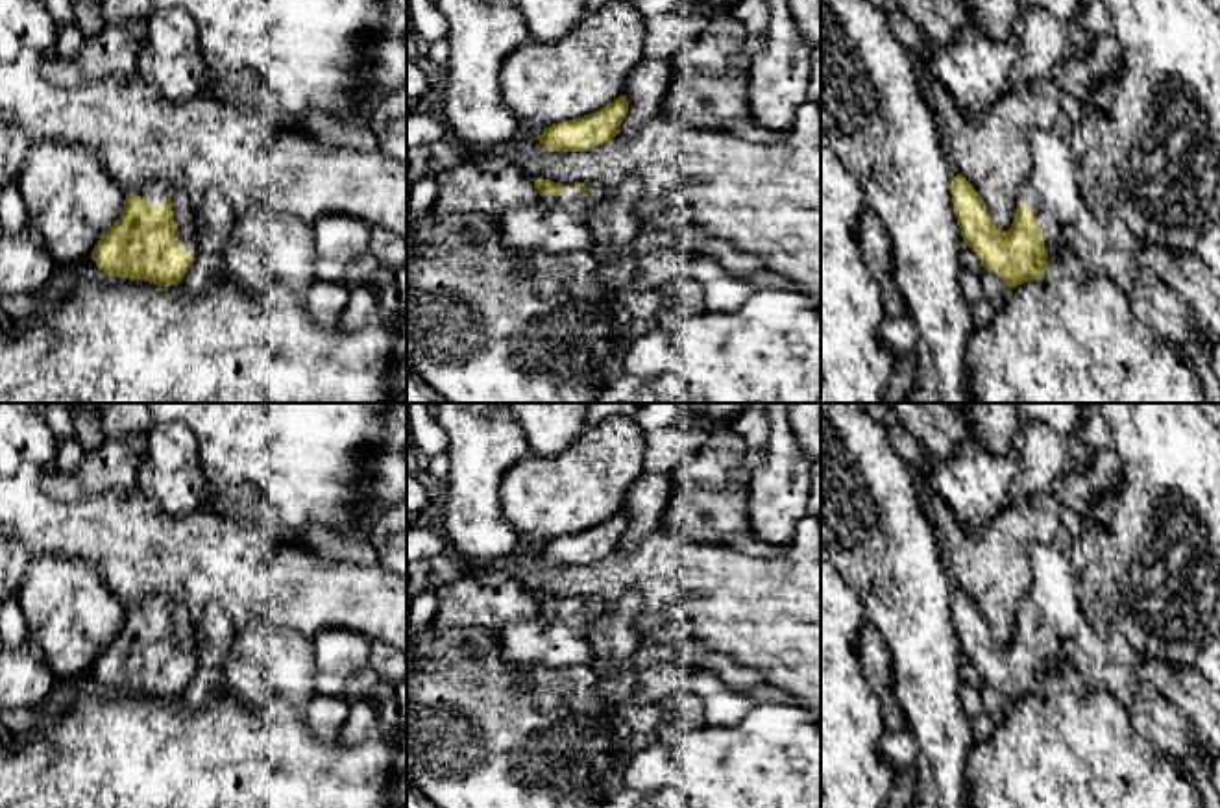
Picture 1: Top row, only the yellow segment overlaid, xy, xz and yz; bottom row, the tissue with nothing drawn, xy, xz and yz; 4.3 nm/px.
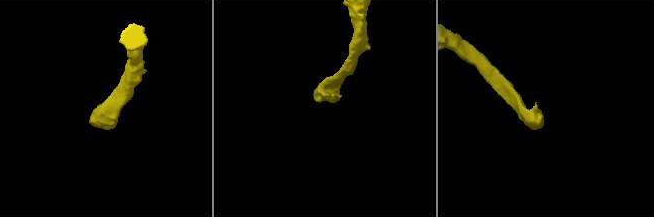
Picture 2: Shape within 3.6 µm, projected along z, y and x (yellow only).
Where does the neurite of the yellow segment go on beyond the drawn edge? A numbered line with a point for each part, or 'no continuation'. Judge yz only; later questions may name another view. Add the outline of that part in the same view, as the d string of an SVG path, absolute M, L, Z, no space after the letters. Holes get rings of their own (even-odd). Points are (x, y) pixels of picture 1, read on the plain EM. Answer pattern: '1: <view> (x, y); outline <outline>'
1: yz (1050, 607); outline M1035 544L1030 562L1033 581L1017 616L1041 638L1048 669L1067 660L1087 686L1109 690L1129 708L1142 686L1137 669L1146 656L1092 630L1076 595L1072 566L1055 544Z

